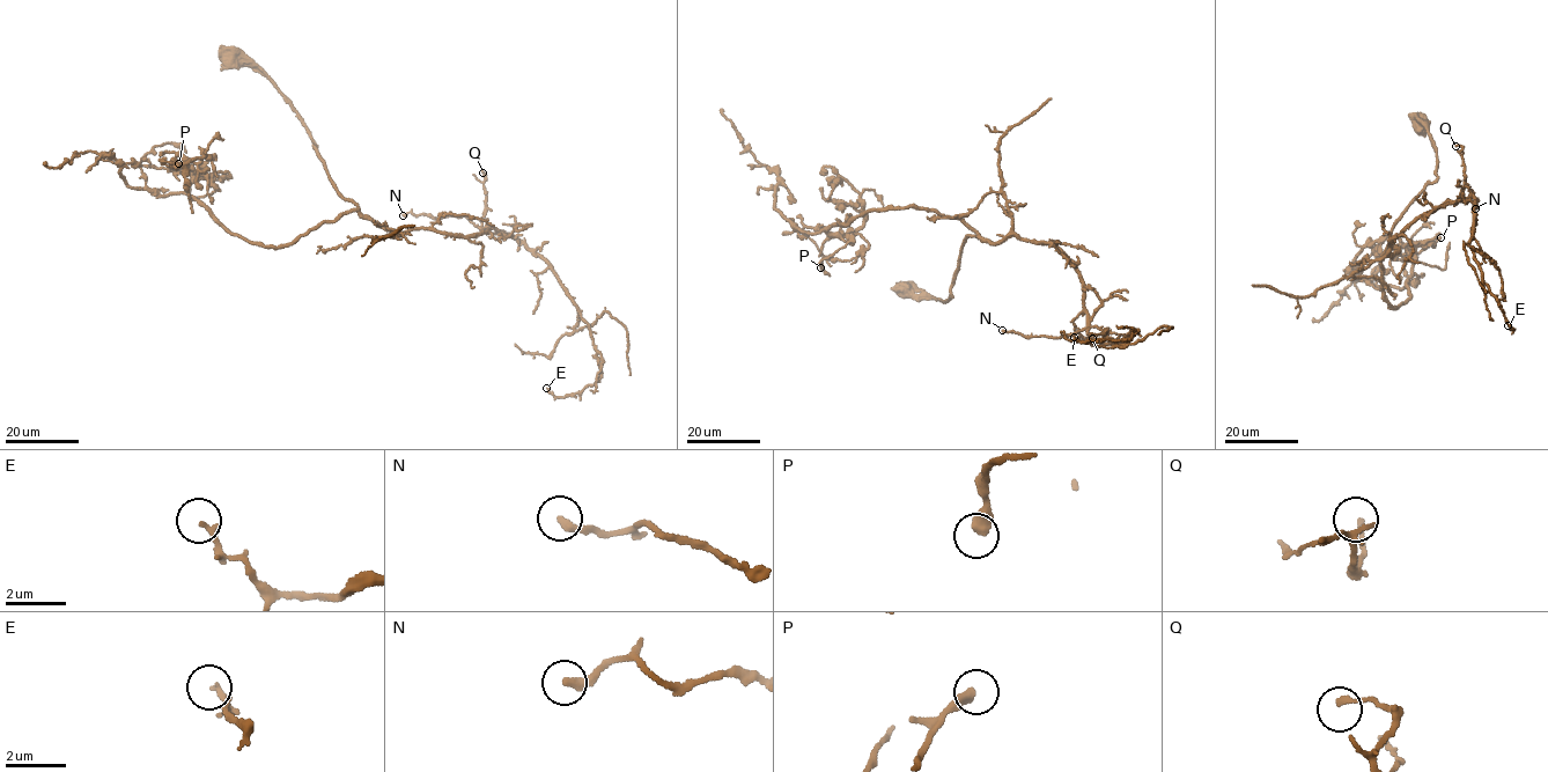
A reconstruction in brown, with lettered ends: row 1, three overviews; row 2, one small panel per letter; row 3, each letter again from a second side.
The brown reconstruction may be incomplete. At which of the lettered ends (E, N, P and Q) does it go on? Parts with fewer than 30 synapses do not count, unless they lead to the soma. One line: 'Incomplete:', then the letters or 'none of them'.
Incomplete: none of them

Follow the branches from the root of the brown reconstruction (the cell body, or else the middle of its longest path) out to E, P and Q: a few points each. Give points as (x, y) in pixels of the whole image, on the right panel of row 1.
E: (1418, 122), (1437, 178), (1393, 227), (1399, 249), (1387, 251), (1417, 218), (1472, 197), (1469, 245), (1508, 325)
P: (1418, 122), (1437, 178), (1388, 236), (1380, 278), (1392, 308), (1410, 295), (1415, 252), (1405, 245), (1440, 237)
Q: (1418, 122), (1437, 178), (1393, 227), (1399, 249), (1388, 252), (1387, 240), (1460, 198), (1456, 146)

